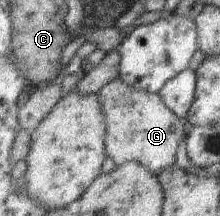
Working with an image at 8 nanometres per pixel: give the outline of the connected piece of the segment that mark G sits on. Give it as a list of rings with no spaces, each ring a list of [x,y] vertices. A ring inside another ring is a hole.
[[[119,78],[99,94],[108,116],[108,156],[118,167],[132,162],[143,163],[159,176],[177,164],[180,148],[188,136],[185,119],[173,112],[159,93],[137,90]]]

